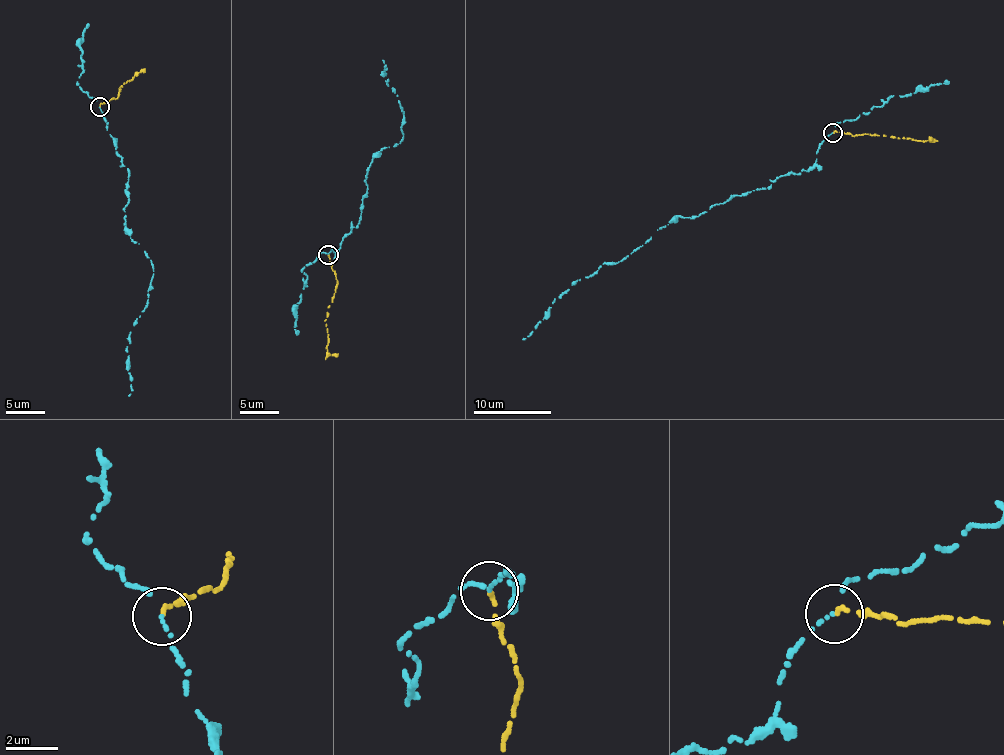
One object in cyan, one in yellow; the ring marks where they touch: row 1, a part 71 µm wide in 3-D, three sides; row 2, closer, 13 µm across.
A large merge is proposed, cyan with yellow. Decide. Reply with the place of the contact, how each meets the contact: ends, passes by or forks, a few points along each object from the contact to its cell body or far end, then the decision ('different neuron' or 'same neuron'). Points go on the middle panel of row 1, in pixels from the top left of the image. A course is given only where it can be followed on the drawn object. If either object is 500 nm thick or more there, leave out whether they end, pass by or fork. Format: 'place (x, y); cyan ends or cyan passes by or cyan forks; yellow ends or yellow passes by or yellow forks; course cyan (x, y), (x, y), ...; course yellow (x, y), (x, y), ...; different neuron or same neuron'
place (328, 254); cyan passes by; yellow ends; course cyan (328, 254), (361, 218), (372, 158), (404, 135), (404, 112), (381, 72), (386, 68), (382, 60); course yellow (328, 256), (337, 287), (328, 307), (327, 348), (337, 356); different neuron

